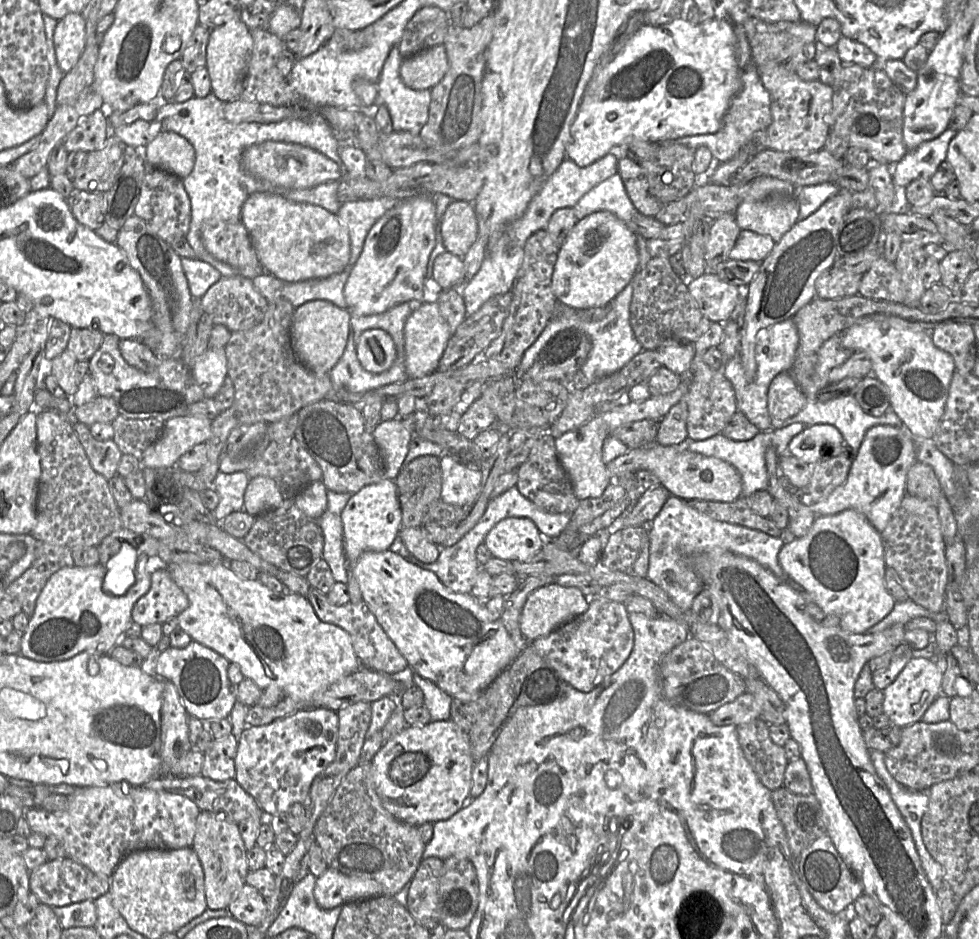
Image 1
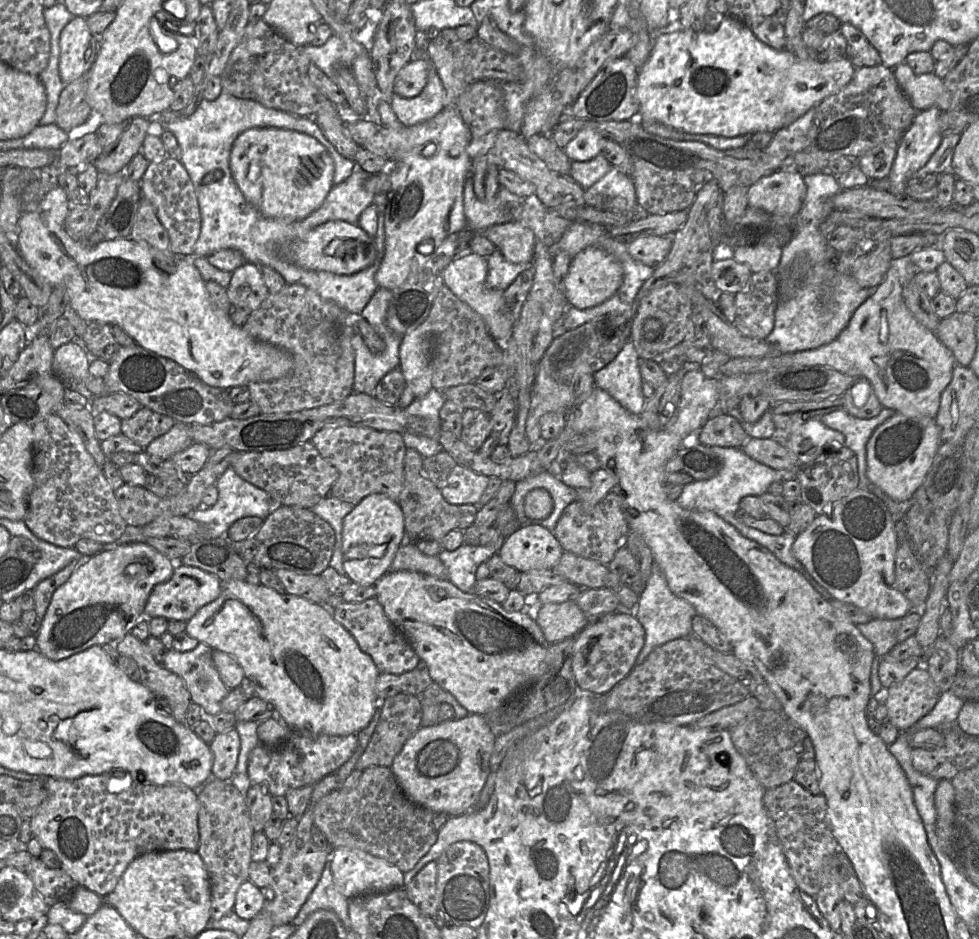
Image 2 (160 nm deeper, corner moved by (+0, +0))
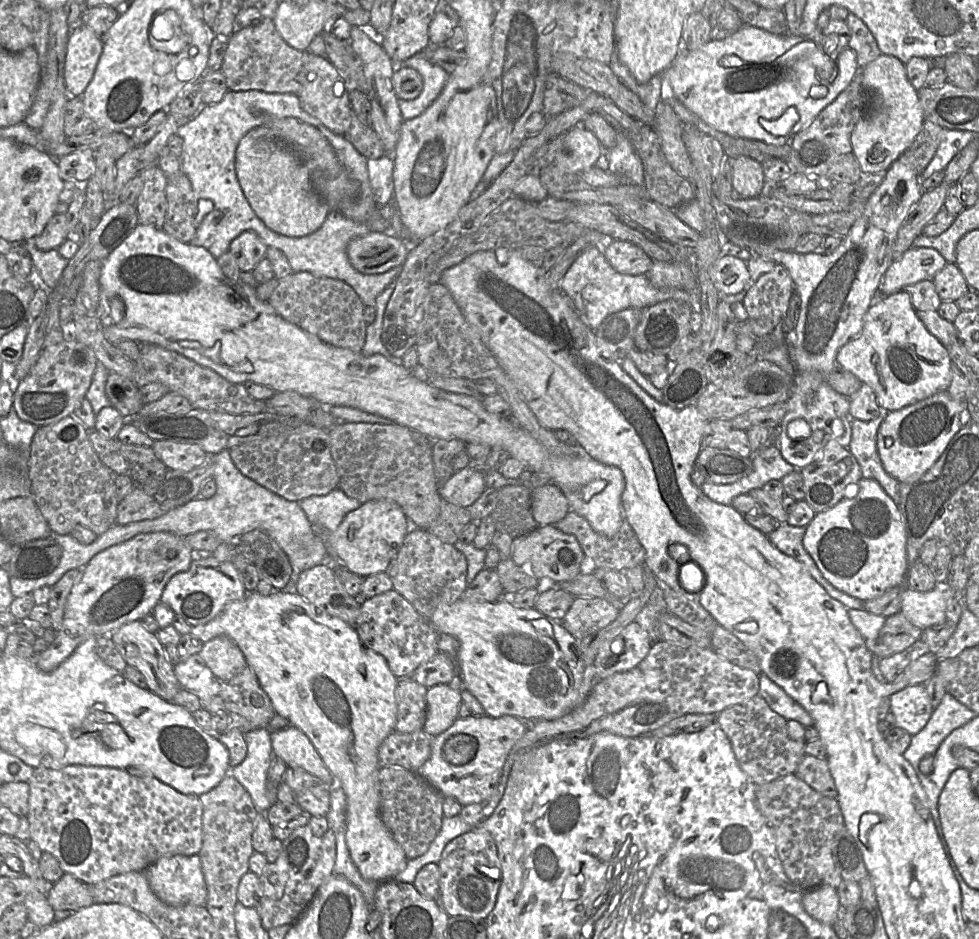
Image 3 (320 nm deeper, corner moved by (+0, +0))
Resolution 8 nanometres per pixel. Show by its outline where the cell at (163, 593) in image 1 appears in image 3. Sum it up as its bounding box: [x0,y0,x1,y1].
[160,553,247,626]

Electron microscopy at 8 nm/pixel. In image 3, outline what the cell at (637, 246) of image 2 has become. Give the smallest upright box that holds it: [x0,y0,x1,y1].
[603,239,653,275]

